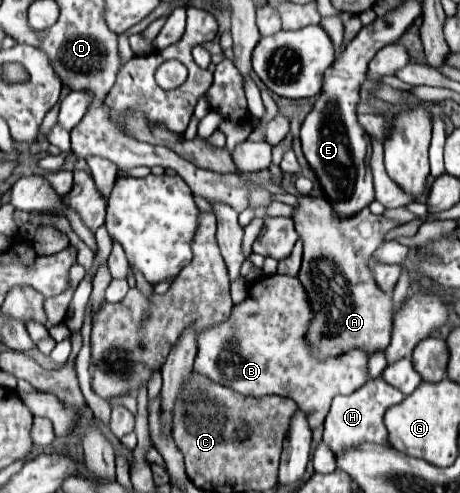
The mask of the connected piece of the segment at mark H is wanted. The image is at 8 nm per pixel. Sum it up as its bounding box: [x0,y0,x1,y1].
[323,377,403,453]

